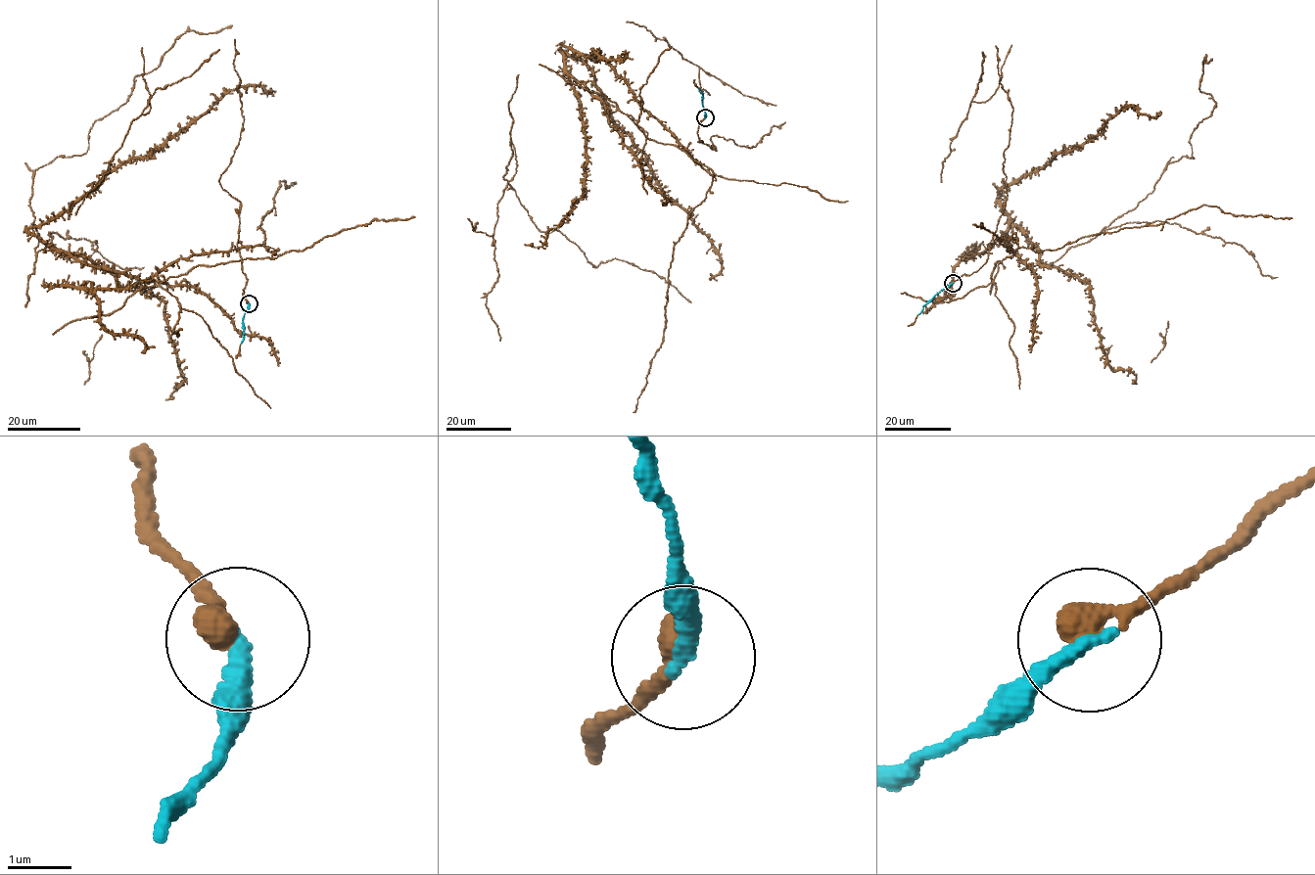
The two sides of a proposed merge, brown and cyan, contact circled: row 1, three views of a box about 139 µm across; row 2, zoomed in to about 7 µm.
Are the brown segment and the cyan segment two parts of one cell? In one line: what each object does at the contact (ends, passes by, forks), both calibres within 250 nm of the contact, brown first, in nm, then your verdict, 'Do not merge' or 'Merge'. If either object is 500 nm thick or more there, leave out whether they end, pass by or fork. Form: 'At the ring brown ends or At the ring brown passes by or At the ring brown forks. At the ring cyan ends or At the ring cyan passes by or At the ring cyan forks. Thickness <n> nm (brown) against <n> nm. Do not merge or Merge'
At the ring brown ends. At the ring cyan ends. Thickness 440 nm (brown) against 280 nm. Merge

